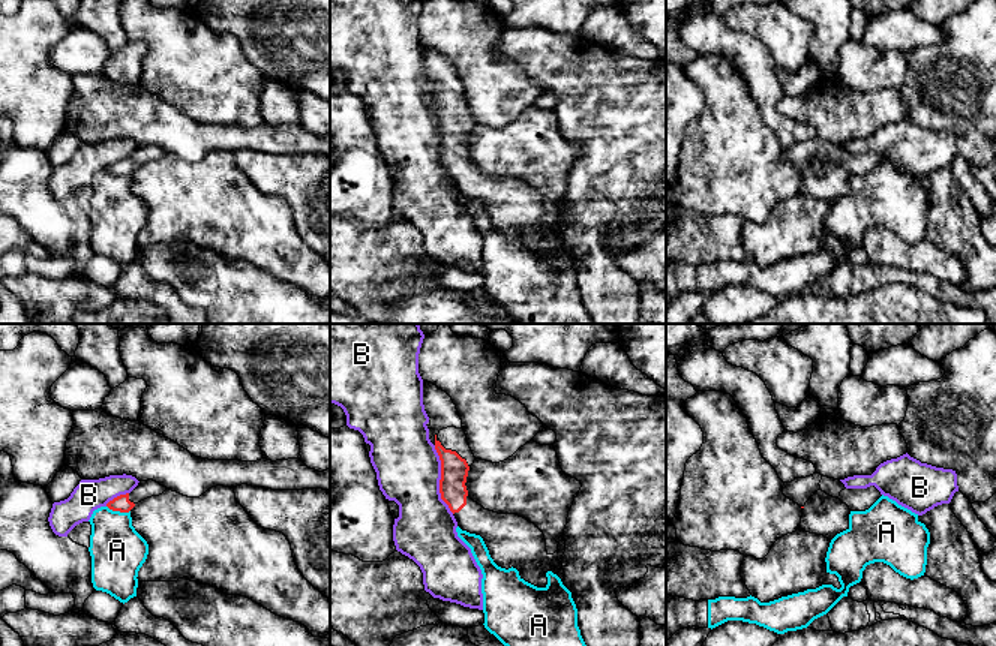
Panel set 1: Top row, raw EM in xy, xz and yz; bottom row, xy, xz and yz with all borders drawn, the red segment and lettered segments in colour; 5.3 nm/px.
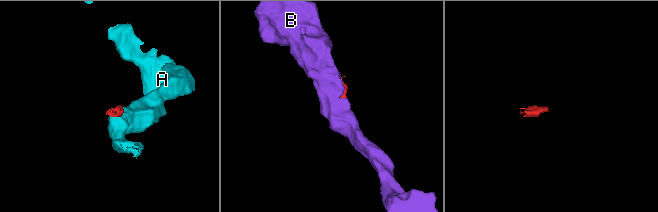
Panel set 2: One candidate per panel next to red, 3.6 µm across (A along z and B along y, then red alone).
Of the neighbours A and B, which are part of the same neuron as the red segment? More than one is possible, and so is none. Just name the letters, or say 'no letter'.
no letter

